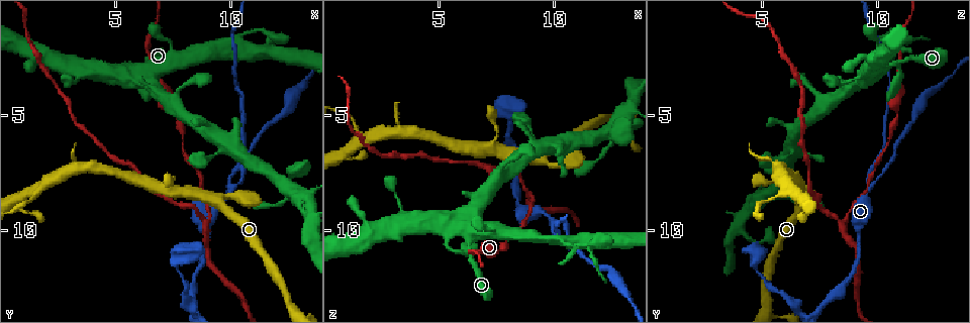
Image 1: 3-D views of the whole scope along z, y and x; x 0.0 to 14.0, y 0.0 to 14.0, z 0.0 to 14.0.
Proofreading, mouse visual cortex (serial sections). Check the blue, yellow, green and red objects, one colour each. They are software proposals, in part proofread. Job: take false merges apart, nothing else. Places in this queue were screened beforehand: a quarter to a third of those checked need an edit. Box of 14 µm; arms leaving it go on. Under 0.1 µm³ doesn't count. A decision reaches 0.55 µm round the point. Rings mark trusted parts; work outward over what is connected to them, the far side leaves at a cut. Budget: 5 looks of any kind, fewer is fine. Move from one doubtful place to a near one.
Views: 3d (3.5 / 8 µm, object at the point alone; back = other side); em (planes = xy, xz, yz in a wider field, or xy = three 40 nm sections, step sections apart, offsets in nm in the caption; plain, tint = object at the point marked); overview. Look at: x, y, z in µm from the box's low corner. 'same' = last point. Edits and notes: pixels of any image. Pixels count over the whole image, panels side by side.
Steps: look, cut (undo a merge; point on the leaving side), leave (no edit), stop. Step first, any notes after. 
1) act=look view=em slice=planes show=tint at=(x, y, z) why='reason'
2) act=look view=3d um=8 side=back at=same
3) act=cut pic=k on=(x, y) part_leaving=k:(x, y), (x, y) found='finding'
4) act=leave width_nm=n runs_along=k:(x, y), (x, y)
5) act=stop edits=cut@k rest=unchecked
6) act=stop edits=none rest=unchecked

act=look view=3d um=8 side=back at=(9.0, 9.6, 8.4) why='arms part here'

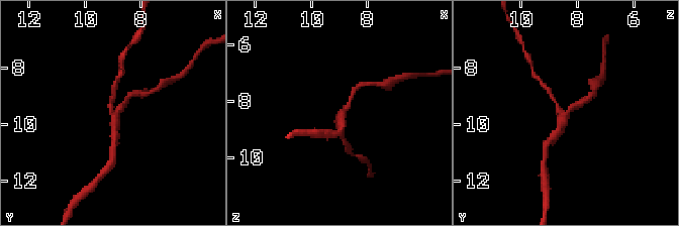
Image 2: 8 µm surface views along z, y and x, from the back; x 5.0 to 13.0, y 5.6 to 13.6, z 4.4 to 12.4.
act=look view=3d um=3.5 at=(9.0, 9.6, 8.5) why='zoom in'

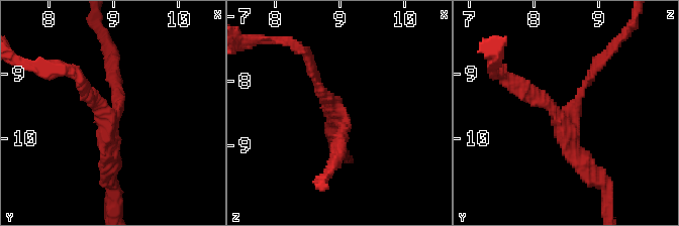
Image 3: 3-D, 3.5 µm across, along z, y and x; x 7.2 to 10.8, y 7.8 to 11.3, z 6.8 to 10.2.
act=leave runs_along=3:(340, 146), (346, 118), (311, 64) found='continuous, no second cell'

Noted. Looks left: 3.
act=look view=3d um=3.5 at=(10.1, 8.2, 9.6) why='side arm on a straight run'

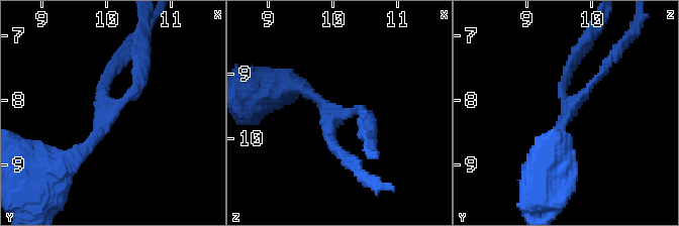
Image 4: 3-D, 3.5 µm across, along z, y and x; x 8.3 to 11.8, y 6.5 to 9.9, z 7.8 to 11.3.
act=look view=em slice=xy step=3 show=tint at=(10.10, 8.25, 9.60) arms=3 arm_widths_nm=100,150,200

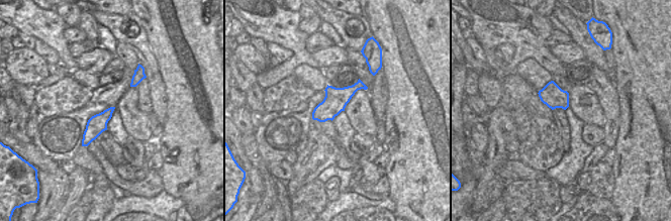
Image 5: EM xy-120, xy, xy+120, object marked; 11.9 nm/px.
act=leave width_nm=280 runs_along=4:(539, 164), (574, 102), (608, 62) found='one cell here'

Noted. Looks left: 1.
act=stop edits=none rest=unchecked

